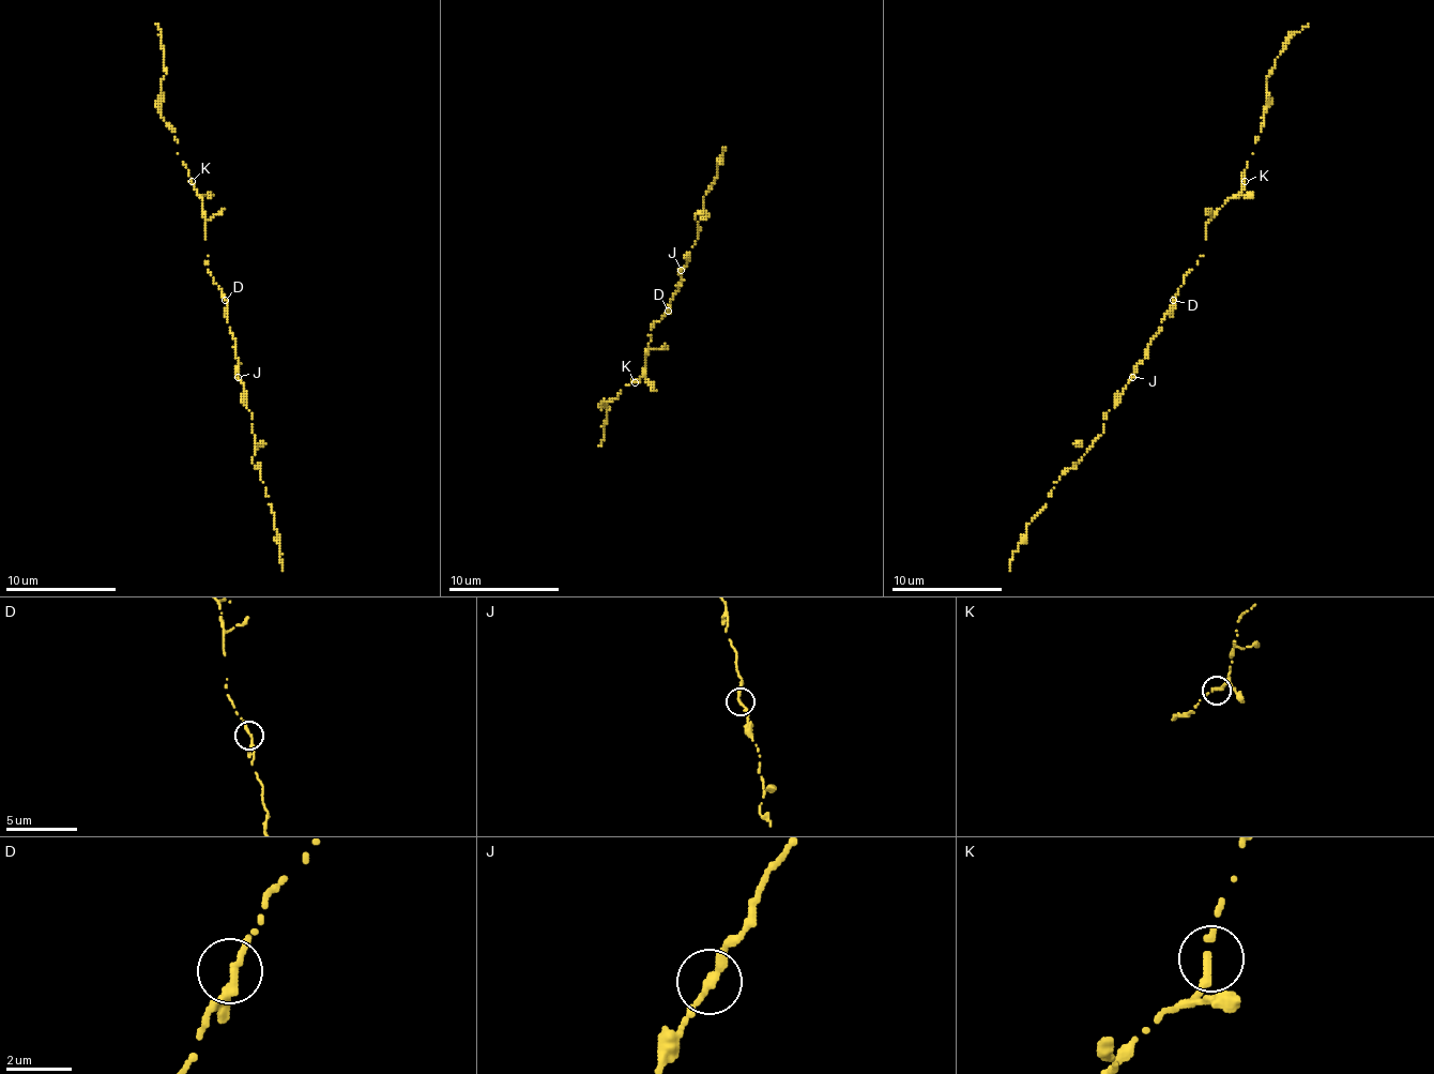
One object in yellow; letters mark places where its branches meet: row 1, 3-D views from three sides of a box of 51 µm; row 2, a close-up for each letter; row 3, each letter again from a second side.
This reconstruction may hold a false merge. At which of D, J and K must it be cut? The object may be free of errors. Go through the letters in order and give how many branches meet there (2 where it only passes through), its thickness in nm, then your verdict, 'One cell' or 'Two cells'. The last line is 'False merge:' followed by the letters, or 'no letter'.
D: Branches: 2. Thickness 240 nm. One cell
J: Branches: 2. Thickness 240 nm. One cell
K: Branches: 2. Thickness 220 nm. One cell
False merge: no letter

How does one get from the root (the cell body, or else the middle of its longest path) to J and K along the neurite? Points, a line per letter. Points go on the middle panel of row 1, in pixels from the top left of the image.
J: (670, 311), (670, 299), (682, 280), (682, 269)
K: (670, 311), (651, 330), (645, 371), (635, 382)

